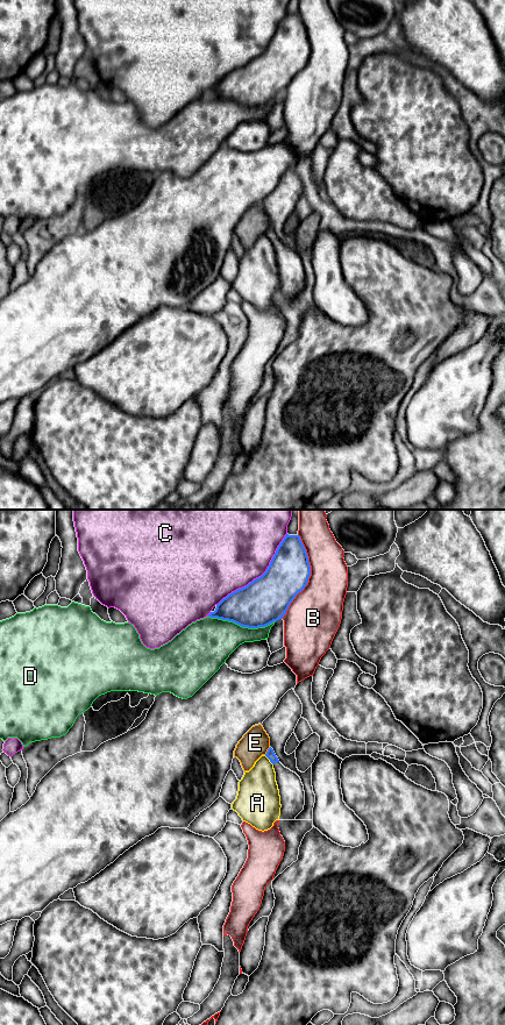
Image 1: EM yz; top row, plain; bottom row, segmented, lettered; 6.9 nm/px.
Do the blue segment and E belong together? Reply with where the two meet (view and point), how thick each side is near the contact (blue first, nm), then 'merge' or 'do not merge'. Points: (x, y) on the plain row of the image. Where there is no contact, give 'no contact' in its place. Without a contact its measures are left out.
yz (268, 229) | 70/190 nm | do not merge

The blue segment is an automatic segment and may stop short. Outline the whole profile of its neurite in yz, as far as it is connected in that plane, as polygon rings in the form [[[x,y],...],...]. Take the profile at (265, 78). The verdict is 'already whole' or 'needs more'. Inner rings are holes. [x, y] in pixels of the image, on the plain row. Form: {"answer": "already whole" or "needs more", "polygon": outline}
{"answer": "already whole", "polygon": [[[286,13],[266,50],[223,77],[208,95],[248,107],[265,106],[283,98],[310,55],[311,44],[300,15]]]}

